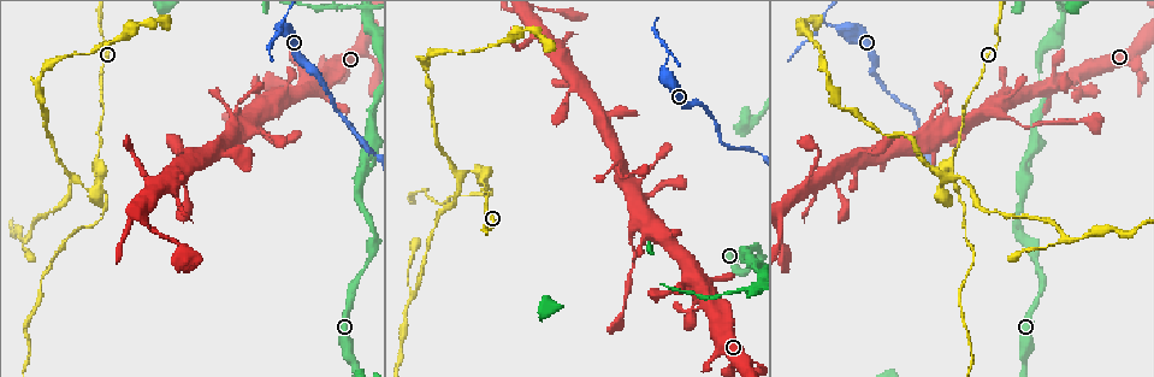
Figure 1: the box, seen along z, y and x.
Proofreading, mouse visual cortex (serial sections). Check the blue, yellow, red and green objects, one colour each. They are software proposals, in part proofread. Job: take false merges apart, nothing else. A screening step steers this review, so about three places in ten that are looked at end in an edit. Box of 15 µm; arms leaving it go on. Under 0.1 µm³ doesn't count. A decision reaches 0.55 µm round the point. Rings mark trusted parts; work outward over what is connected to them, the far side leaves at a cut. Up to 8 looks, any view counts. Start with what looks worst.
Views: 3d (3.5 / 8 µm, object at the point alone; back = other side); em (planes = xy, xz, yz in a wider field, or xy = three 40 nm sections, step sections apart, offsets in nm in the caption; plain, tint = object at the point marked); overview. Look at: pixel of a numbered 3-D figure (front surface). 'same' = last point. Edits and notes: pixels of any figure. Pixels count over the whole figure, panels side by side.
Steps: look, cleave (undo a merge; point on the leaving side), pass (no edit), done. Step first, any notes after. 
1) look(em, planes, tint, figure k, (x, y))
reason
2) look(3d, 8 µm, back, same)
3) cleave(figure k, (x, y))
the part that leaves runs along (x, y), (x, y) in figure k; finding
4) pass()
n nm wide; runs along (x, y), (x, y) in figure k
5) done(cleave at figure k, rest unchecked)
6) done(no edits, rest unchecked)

look(3d, 3.5 µm, figure 1, (484, 180))
sudden change in width

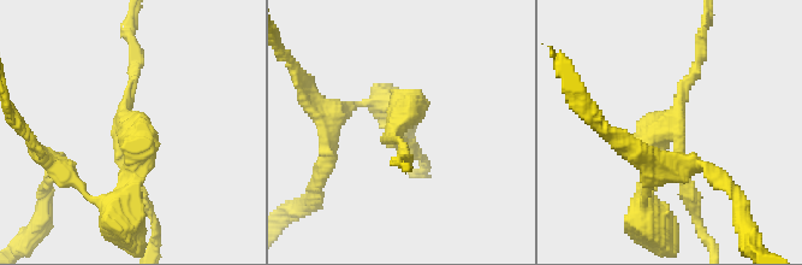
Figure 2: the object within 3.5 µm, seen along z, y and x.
look(em, xy, step 1, tint, figure 2, (125, 122))
shape alone is not enough

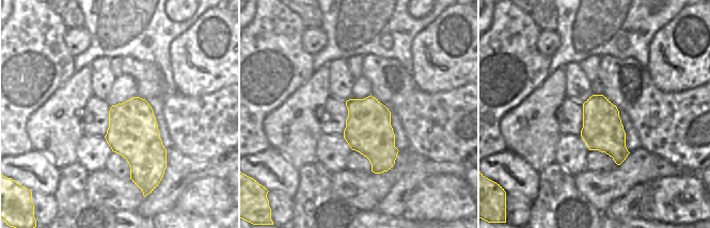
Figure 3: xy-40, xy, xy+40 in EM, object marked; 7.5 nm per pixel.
cleave(figure 2, (135, 135))
arms of 150, 150, 250 nm; the part that leaves runs along (124, 119), (138, 168), (102, 204) in figure 2; two cells meet here

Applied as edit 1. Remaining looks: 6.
look(overview)

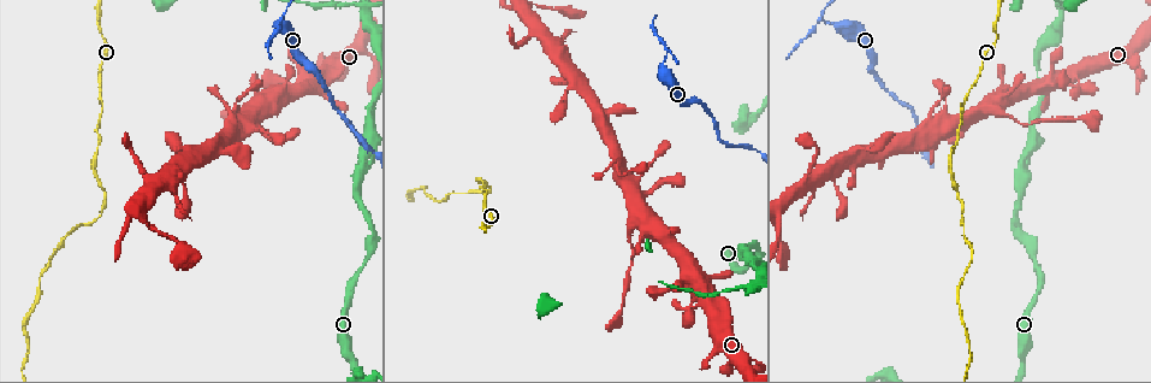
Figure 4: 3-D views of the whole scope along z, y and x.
look(3d, 3.5 µm, figure 4, (1009, 114))
thick turns thin

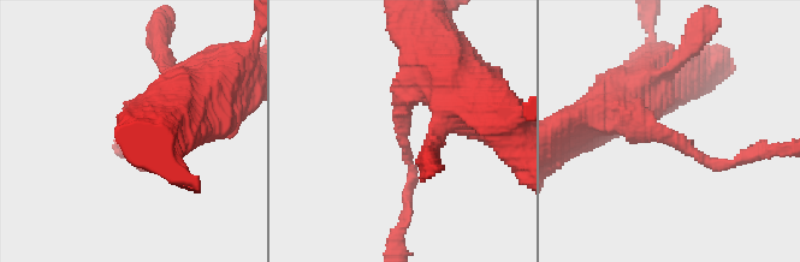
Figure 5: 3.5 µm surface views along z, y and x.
look(em, xy, step 5, plain, figure 5, (674, 137))
arms of 150, 500 nm; need the tissue

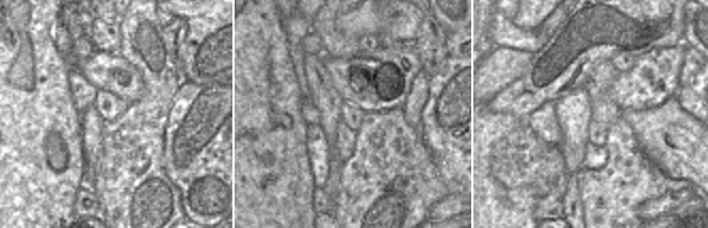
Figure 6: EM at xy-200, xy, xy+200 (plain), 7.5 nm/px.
look(em, xy, step 5, tint, same)
with the object marked

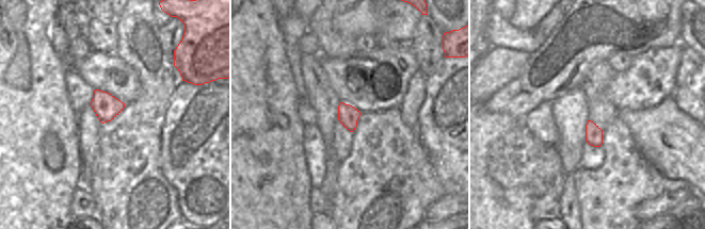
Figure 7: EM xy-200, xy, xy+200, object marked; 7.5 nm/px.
cleave(figure 5, (747, 153))
the part that leaves runs along (707, 160), (788, 149) in figure 5; a second cell is stuck on

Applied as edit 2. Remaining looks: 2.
look(3d, 8 µm, figure 4, (827, 23))
sharp bend

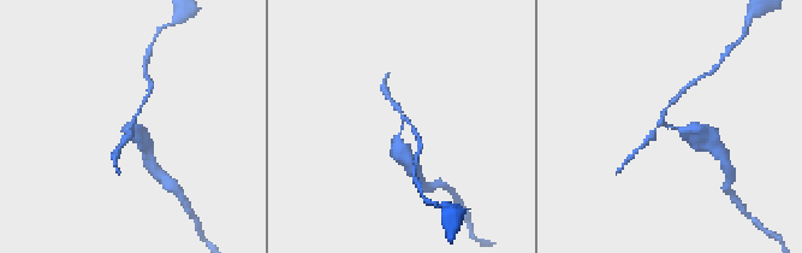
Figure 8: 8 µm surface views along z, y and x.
look(3d, 3.5 µm, figure 8, (134, 122))

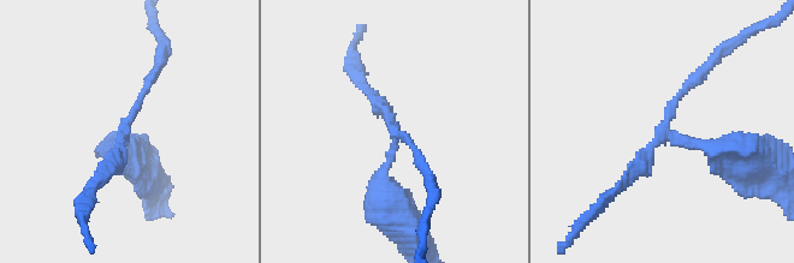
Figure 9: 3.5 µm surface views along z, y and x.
cleave(figure 9, (386, 108))
the part that leaves runs along (396, 147), (387, 113), (355, 67) in figure 9; a second cell is stuck on

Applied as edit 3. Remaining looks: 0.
done(cleave at figure 2, cleave at figure 5, cleave at figure 9, rest unchecked)

